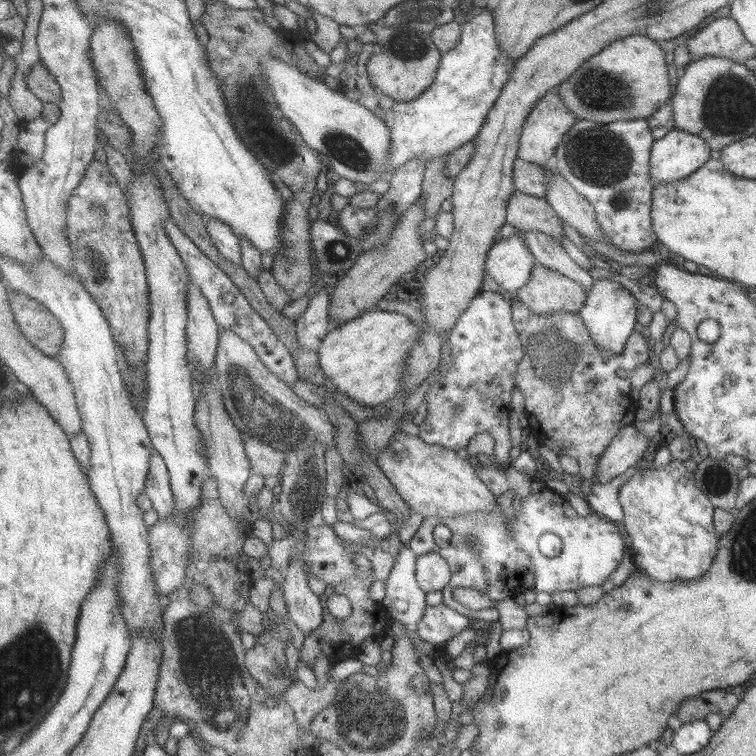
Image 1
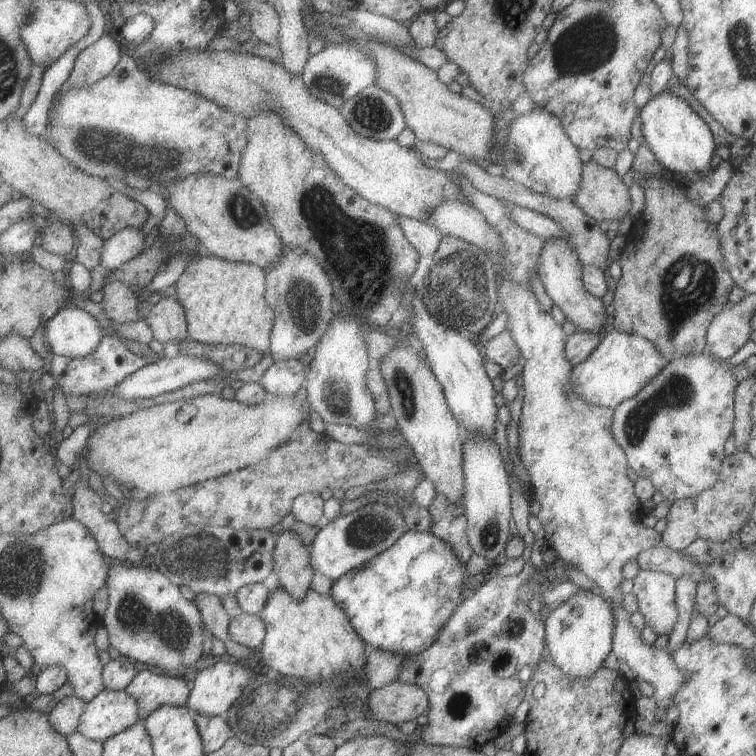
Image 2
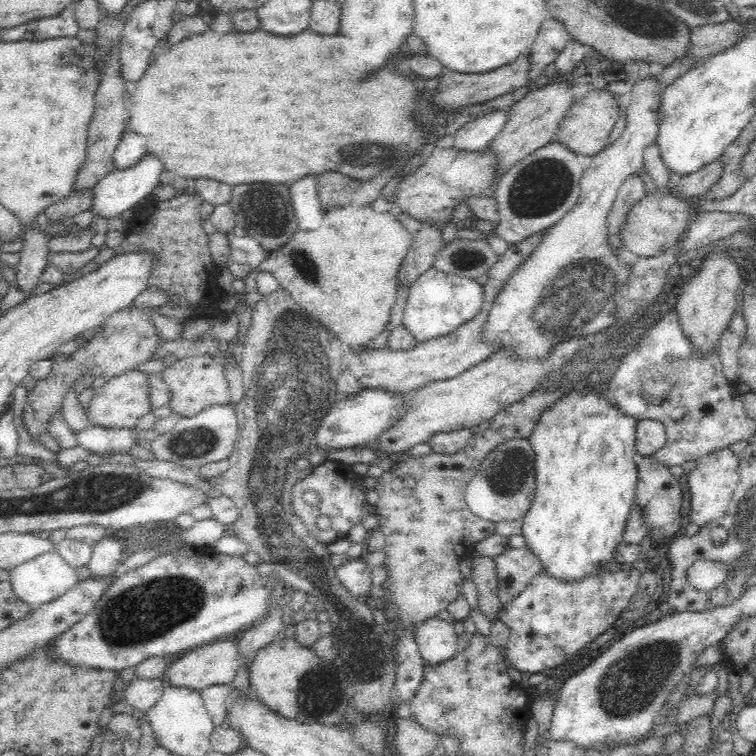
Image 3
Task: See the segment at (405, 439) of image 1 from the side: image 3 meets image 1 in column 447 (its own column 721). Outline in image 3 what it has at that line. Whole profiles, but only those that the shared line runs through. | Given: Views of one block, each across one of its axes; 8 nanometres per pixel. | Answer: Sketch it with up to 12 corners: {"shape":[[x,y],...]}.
{"shape":[[728,446],[687,474],[689,522],[726,516],[739,482]]}

